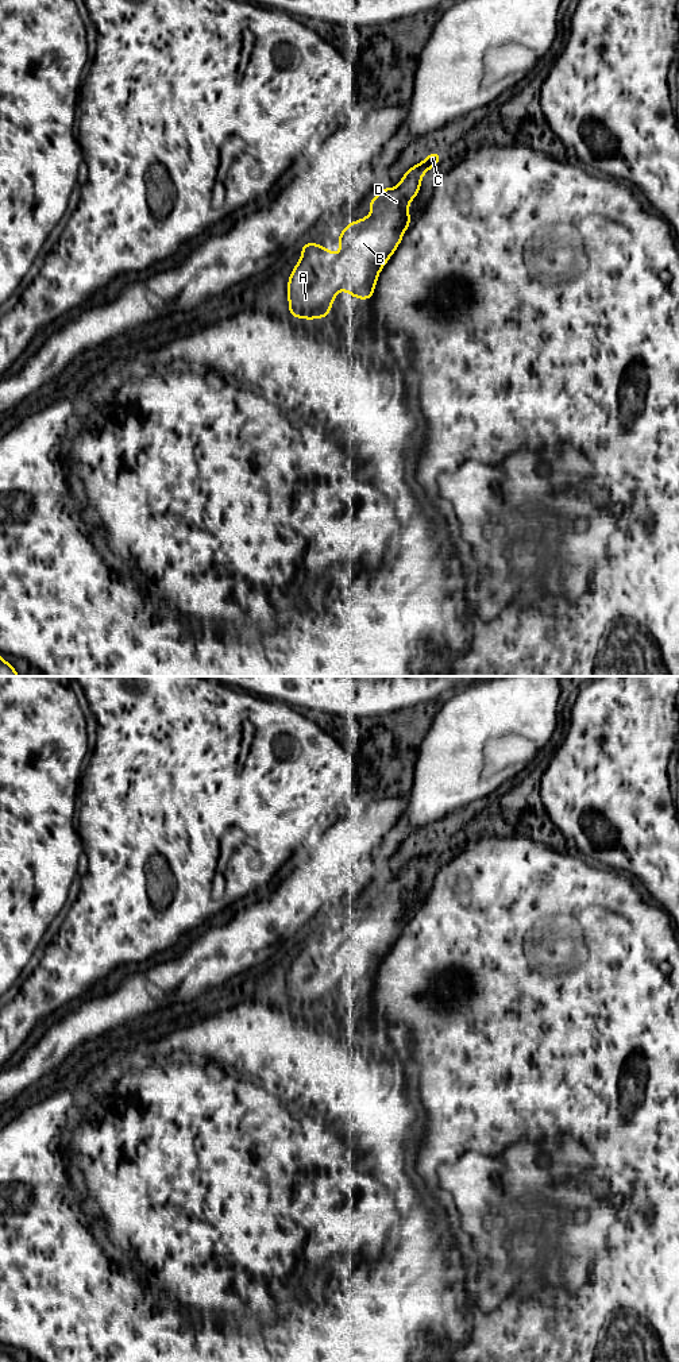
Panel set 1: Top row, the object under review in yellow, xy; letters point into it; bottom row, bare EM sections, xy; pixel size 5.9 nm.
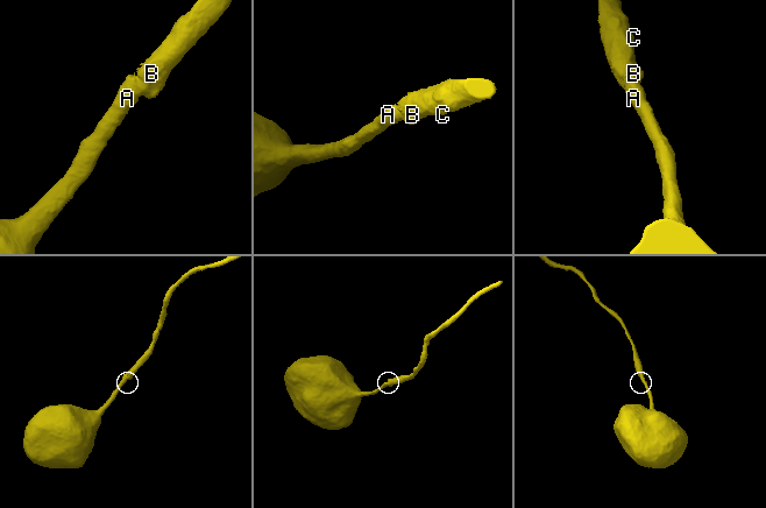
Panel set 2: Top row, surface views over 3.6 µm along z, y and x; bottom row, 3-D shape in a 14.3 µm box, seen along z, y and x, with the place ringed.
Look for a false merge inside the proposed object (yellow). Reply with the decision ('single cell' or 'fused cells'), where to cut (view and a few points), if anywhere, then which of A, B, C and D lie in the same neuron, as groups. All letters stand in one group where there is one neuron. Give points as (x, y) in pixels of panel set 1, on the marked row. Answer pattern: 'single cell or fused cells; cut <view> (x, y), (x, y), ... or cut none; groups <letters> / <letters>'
single cell; cut none; groups A B C D

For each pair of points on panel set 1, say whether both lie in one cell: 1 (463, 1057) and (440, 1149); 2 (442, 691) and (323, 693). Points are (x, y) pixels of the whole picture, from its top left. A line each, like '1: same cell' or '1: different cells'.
1: same cell
2: same cell

